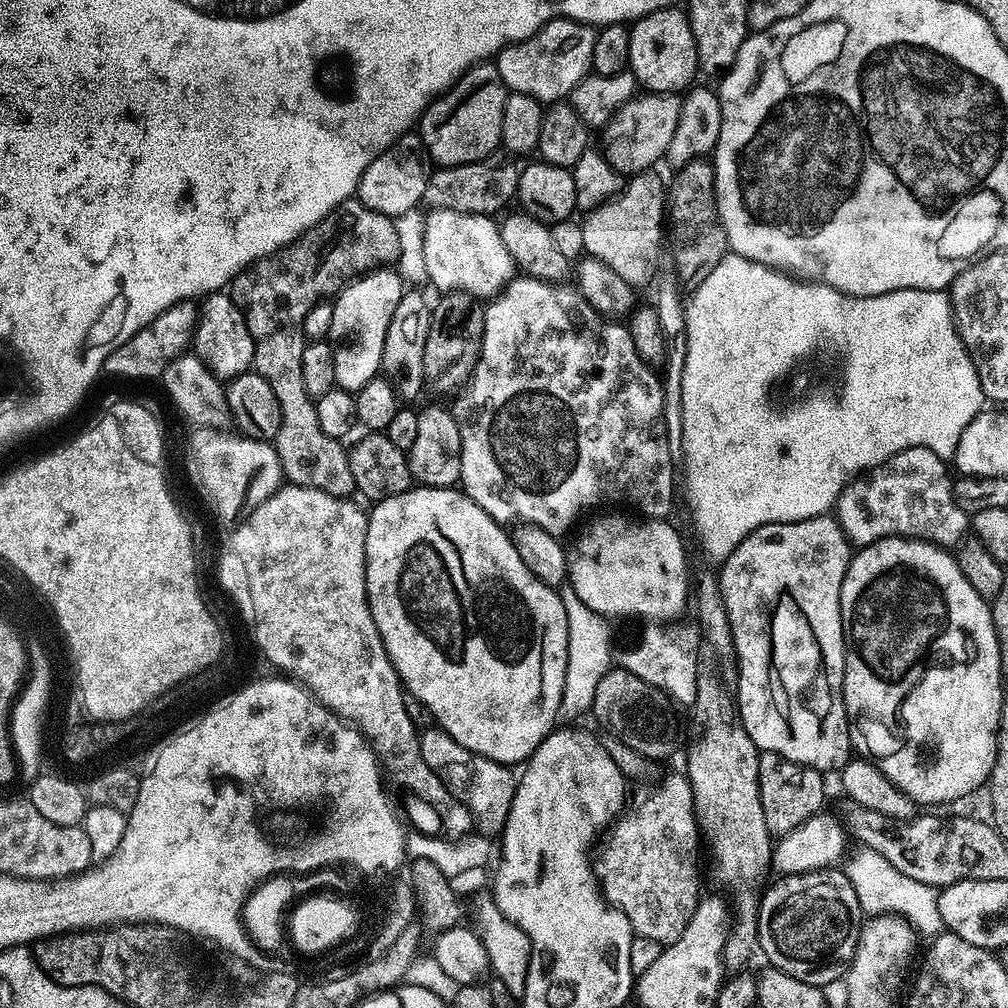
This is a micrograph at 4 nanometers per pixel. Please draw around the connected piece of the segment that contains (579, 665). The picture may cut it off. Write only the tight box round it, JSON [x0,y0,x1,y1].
[559,586,614,722]

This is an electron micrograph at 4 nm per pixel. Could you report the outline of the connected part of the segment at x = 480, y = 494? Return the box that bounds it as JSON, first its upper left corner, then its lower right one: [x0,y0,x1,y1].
[451,278,672,537]

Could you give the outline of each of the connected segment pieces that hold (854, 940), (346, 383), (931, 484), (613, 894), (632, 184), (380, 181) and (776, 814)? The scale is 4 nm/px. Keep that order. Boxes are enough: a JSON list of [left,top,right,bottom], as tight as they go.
[[758,867,862,986],[326,267,406,393],[834,446,970,550],[594,774,702,946],[582,170,666,290],[355,134,430,218],[758,752,825,837]]

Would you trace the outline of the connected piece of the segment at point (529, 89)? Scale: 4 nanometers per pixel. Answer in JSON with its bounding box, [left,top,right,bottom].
[494,20,597,106]

